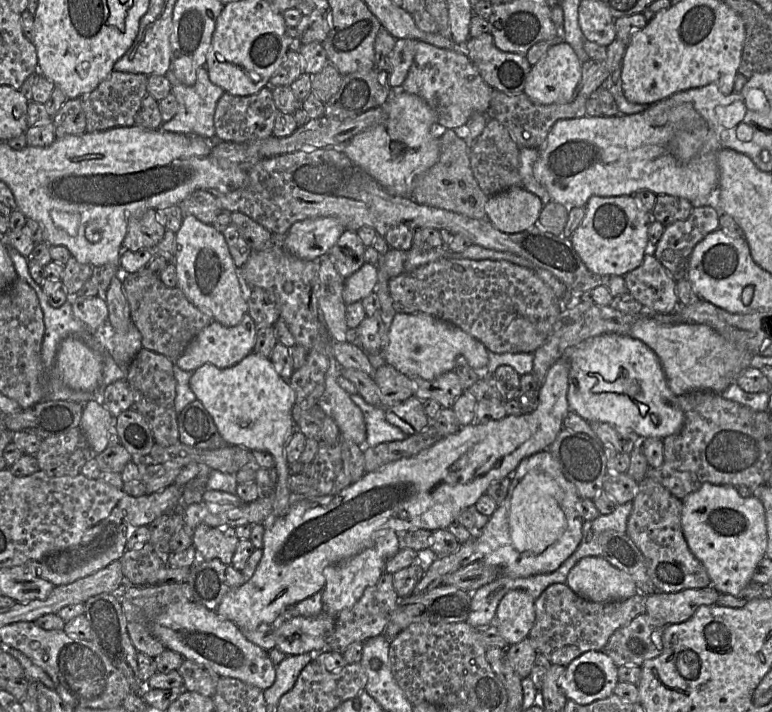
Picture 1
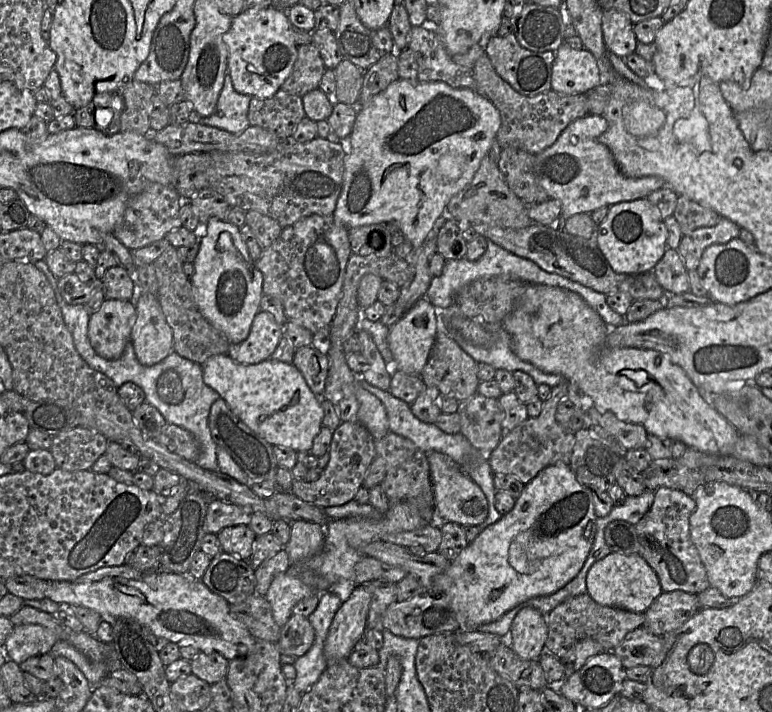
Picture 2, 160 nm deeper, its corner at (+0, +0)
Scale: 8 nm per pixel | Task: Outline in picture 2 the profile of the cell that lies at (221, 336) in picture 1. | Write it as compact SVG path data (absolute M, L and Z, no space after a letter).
M259 311L252 322L248 337L241 343L230 344L227 354L241 364L257 364L270 358L283 337L284 325L279 325L272 314Z

